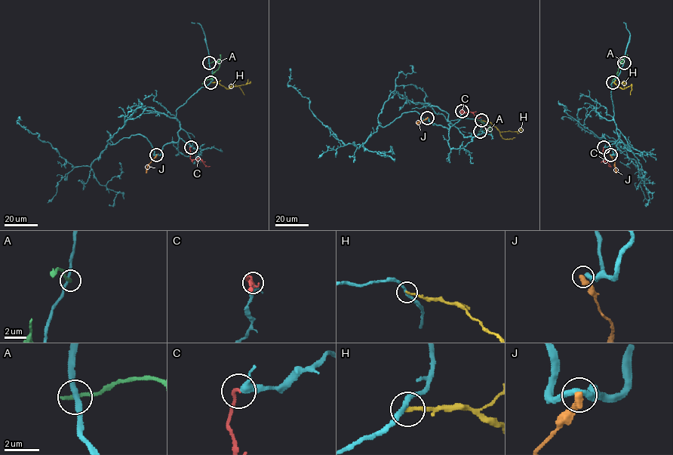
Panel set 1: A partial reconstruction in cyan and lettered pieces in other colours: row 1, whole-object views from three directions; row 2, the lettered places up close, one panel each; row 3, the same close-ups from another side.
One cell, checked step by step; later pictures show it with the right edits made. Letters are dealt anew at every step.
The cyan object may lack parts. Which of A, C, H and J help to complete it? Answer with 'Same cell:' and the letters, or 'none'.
Same cell: C

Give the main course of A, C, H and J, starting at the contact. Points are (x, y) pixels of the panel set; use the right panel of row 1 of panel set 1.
A: (624, 63), (622, 61), (620, 63), (612, 84)
C: (603, 147), (605, 160), (610, 166)
H: (613, 82), (622, 88), (631, 84), (630, 95)
J: (610, 155), (616, 173)

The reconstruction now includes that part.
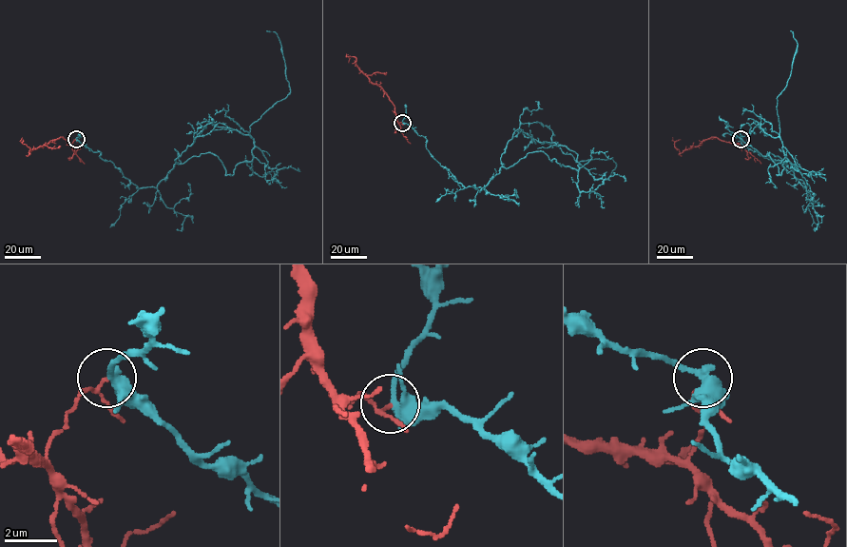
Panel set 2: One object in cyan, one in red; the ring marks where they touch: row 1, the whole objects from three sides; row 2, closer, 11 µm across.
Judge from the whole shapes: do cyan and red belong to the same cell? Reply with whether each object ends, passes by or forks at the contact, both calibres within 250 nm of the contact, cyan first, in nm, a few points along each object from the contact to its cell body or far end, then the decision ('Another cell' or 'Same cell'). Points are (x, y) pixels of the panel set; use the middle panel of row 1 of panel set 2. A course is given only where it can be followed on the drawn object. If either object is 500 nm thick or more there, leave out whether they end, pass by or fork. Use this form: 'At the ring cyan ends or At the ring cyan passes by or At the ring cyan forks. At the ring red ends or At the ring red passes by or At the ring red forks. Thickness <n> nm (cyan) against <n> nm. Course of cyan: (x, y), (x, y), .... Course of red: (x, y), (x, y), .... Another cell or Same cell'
At the ring cyan forks. At the ring red passes by. Thickness 360 nm (cyan) against 90 nm. Course of cyan: (402, 123), (465, 187), (484, 187), (529, 152), (577, 170), (576, 162), (616, 164), (606, 179), (592, 172). Course of red: (402, 123), (397, 122), (394, 105), (389, 96), (359, 68), (356, 57), (348, 56), (348, 63). Another cell

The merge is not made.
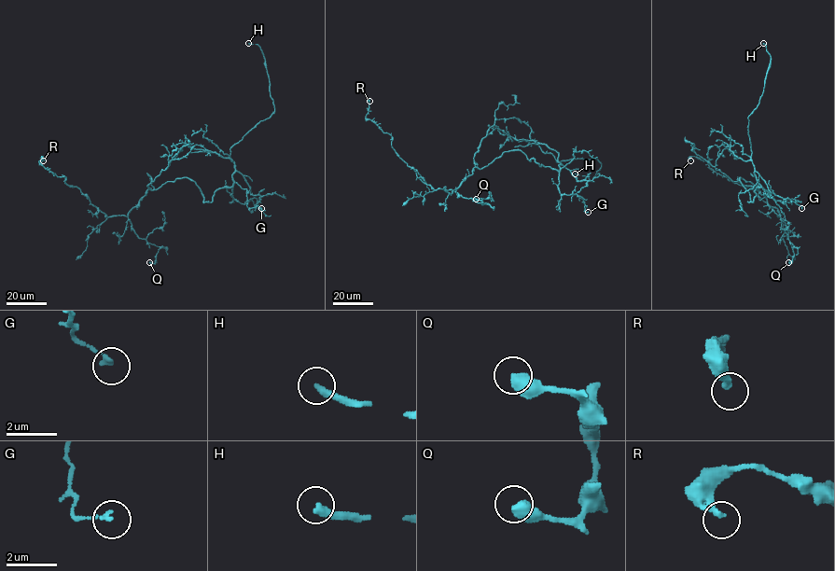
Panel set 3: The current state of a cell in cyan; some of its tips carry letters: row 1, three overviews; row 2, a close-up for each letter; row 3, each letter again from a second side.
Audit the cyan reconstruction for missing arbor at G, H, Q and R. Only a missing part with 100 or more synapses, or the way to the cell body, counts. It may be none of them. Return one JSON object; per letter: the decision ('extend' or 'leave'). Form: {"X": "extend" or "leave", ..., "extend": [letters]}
{"G": "leave", "H": "extend", "Q": "leave", "R": "leave", "extend": ["H"]}

